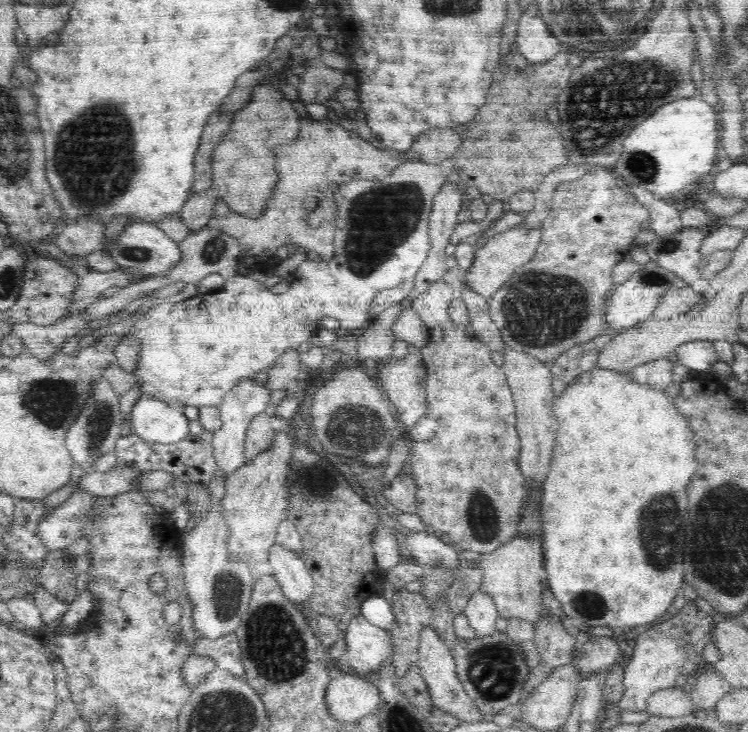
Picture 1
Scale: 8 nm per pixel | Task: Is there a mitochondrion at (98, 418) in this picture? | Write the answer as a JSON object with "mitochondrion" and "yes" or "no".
{"mitochondrion":"yes"}

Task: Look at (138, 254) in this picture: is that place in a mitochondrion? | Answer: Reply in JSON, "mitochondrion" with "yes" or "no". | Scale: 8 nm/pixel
{"mitochondrion":"yes"}

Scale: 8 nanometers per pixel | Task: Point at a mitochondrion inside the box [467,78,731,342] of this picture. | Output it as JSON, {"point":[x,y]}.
{"point":[642,166]}

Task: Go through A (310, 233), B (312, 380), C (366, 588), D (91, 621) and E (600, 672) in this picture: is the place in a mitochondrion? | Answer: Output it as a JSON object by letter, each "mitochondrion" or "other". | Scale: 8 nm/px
{"A":"other","B":"other","C":"other","D":"other","E":"other"}

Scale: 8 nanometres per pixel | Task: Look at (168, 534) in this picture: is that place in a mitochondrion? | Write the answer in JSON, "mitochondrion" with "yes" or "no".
{"mitochondrion":"no"}

